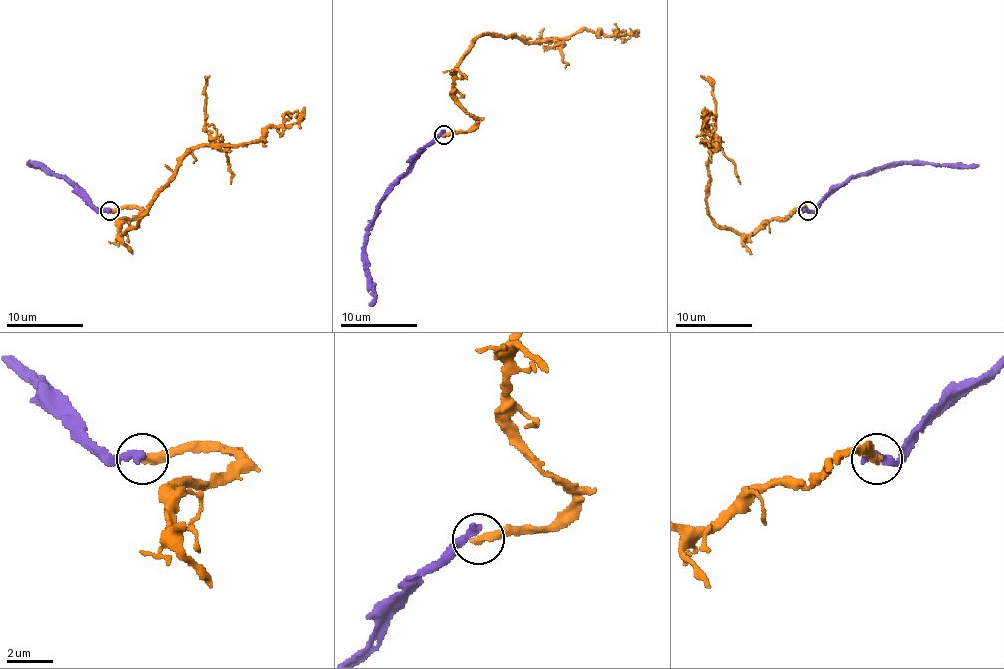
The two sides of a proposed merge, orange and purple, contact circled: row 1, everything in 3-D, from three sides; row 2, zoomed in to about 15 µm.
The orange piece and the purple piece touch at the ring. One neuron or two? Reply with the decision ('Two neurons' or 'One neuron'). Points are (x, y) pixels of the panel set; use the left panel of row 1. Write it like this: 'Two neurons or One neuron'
Two neurons

